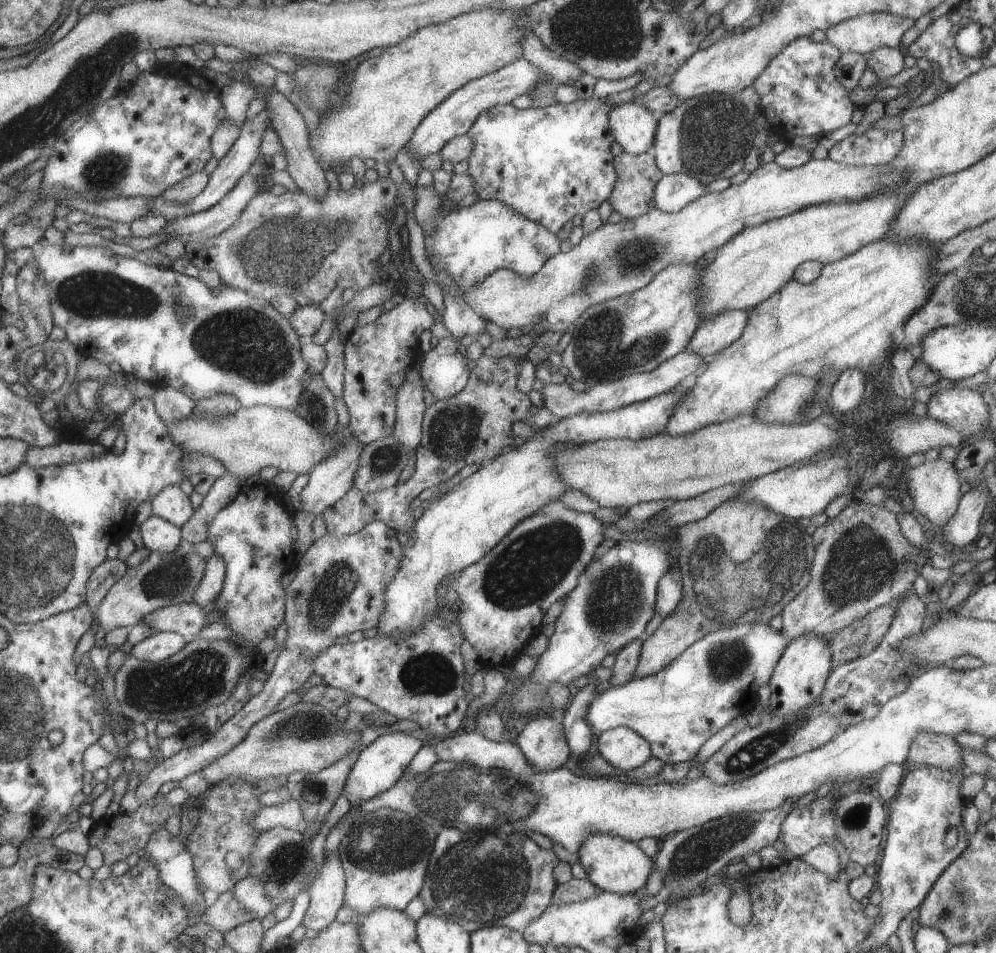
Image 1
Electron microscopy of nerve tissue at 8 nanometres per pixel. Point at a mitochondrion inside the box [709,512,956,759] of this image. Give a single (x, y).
(859, 562)

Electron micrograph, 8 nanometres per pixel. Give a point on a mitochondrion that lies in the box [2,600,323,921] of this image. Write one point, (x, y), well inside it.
(199, 675)

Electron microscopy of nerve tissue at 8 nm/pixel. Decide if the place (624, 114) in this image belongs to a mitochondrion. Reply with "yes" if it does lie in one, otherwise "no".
no

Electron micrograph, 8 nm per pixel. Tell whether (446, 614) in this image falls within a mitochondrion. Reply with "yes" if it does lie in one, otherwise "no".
no

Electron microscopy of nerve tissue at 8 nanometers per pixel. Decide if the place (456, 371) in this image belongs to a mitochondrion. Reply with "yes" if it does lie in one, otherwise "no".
no

